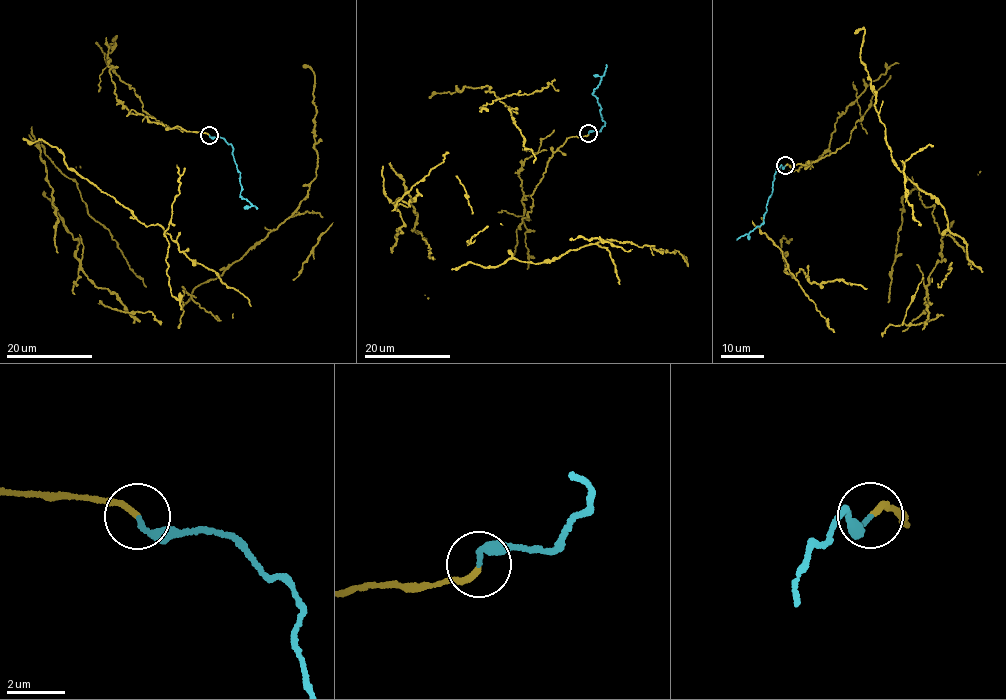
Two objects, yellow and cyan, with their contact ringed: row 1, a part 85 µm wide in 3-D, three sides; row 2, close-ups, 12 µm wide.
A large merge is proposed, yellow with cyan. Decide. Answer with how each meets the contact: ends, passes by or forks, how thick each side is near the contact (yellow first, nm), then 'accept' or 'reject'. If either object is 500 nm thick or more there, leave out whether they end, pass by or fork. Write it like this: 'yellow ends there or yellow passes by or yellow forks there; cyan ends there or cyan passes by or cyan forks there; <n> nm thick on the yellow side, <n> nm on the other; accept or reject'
yellow ends there; cyan ends there; 180 nm thick on the yellow side, 140 nm on the other; reject

